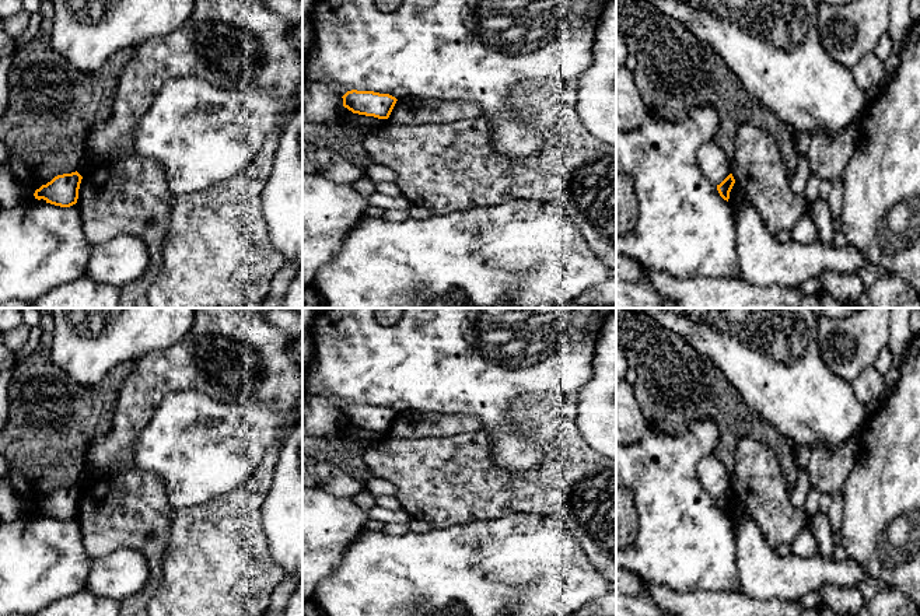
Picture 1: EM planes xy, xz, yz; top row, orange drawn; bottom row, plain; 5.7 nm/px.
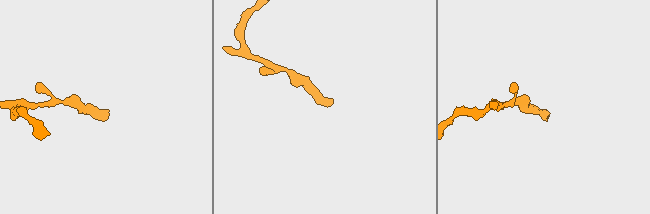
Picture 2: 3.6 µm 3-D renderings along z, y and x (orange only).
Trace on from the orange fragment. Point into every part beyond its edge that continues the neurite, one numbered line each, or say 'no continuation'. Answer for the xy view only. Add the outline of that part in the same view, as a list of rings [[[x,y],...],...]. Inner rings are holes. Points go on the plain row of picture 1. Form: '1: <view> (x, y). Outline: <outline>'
no continuation

